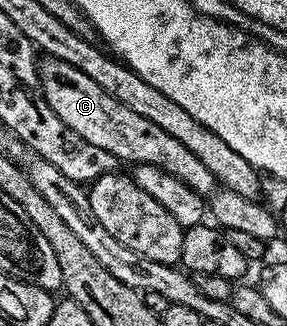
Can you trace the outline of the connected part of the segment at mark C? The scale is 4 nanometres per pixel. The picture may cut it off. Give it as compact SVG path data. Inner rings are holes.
M43 56L38 61L38 78L42 84L42 94L56 111L56 119L64 123L64 127L72 127L80 139L92 147L100 147L100 151L108 151L108 155L118 158L119 162L130 161L131 166L135 165L155 165L168 175L176 175L192 191L203 195L210 195L215 192L216 180L212 171L184 147L184 143L172 139L168 131L163 131L161 127L156 127L156 123L151 123L149 119L144 119L144 115L136 115L136 111L131 111L129 107L124 107L100 83L93 79L88 79L84 71L79 71L77 67L72 67L72 63L64 63L55 57Z

